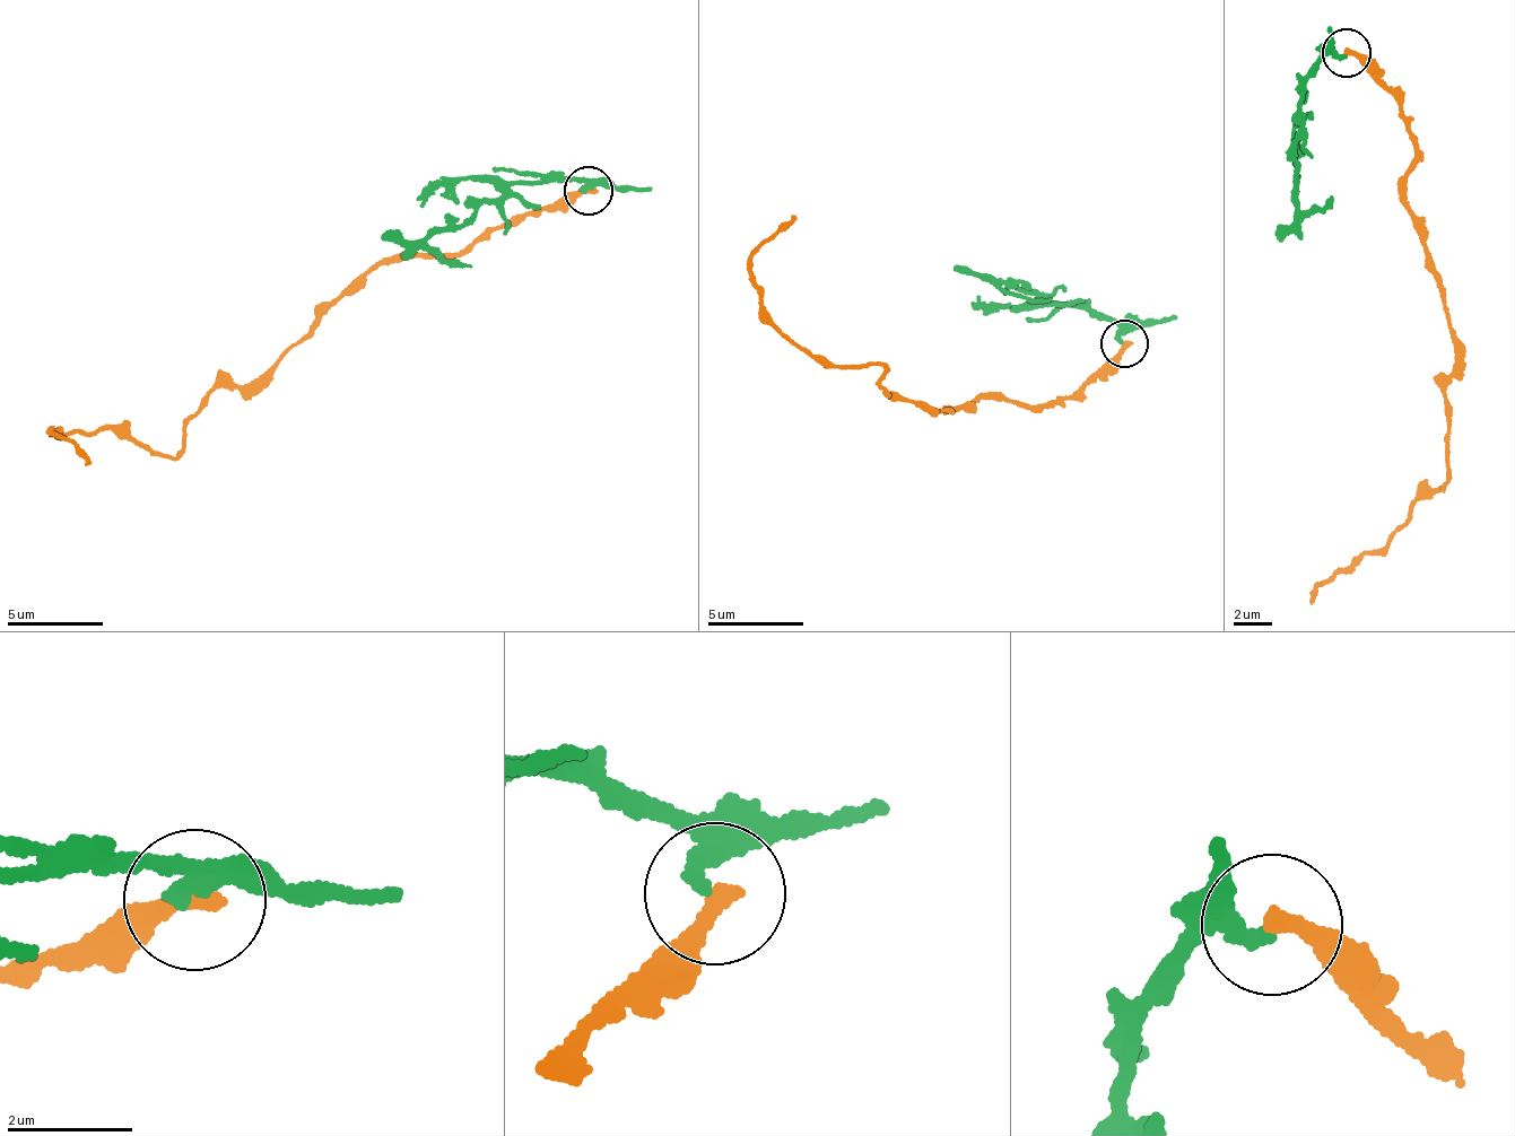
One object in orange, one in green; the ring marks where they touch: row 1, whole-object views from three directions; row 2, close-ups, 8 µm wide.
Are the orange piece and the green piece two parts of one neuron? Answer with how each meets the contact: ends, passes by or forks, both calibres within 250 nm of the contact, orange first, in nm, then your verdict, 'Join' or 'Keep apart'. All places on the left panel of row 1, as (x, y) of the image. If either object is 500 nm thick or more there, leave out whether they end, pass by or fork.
At the ring orange ends. At the ring green ends. Thickness 280 nm (orange) against 280 nm. Keep apart

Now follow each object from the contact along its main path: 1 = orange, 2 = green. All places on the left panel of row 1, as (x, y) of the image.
1: (588, 191), (447, 256), (385, 258), (253, 379), (209, 396), (174, 457), (50, 430), (86, 466)
2: (588, 191), (585, 184), (529, 174), (429, 238), (431, 252), (469, 267)

